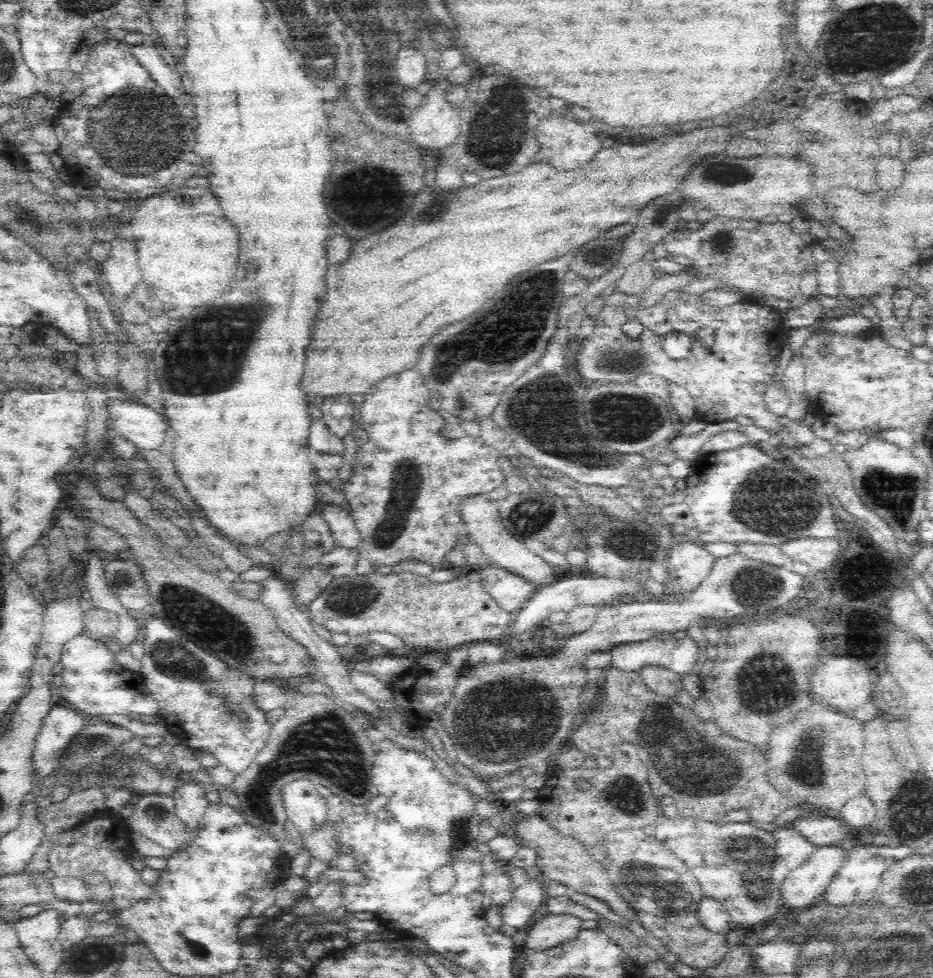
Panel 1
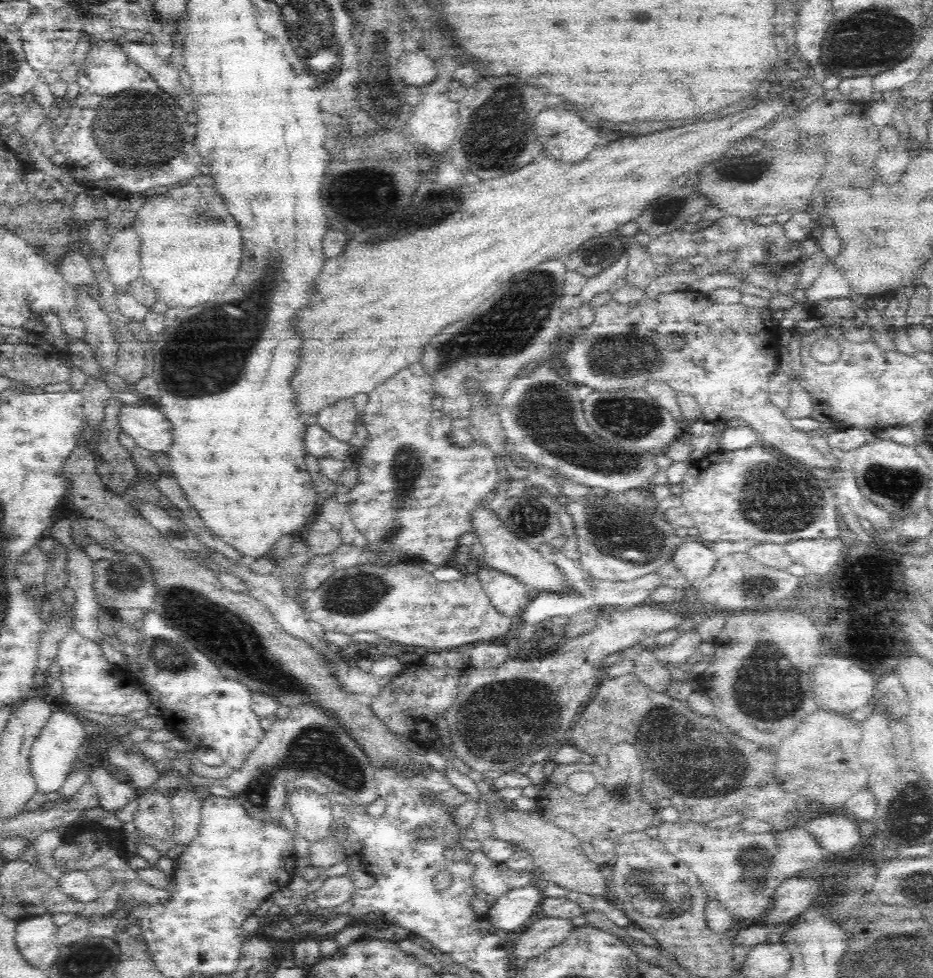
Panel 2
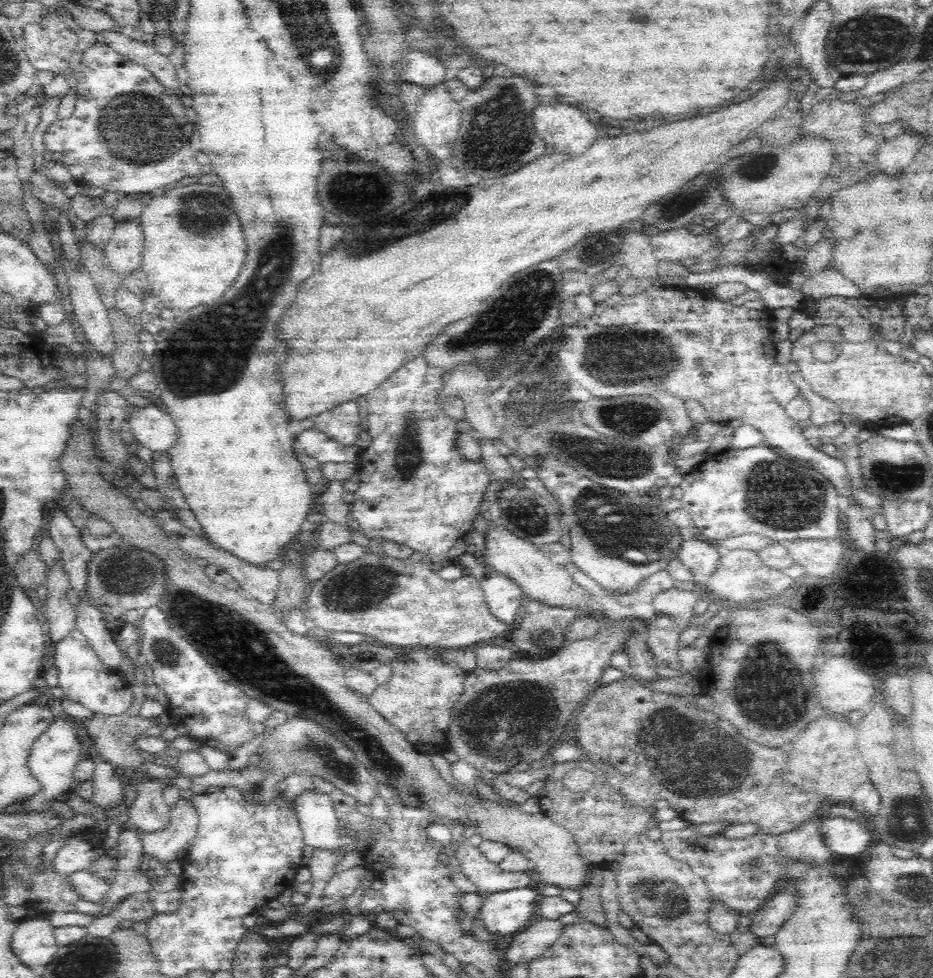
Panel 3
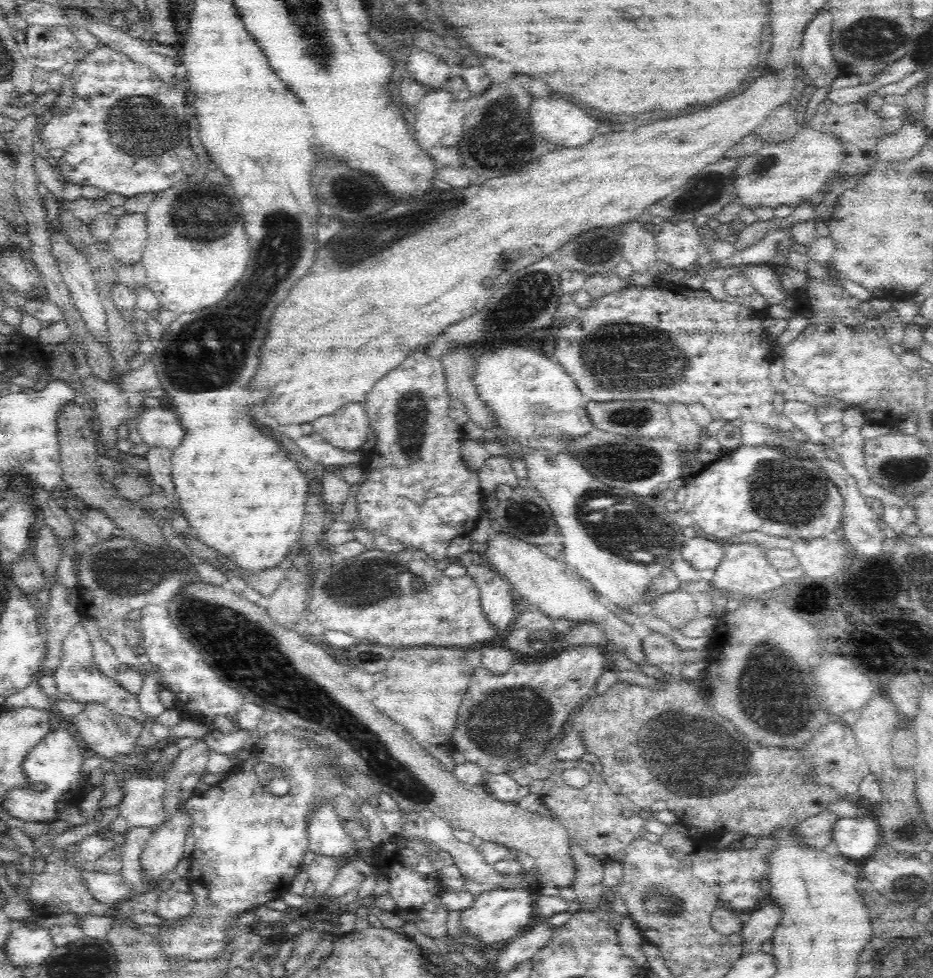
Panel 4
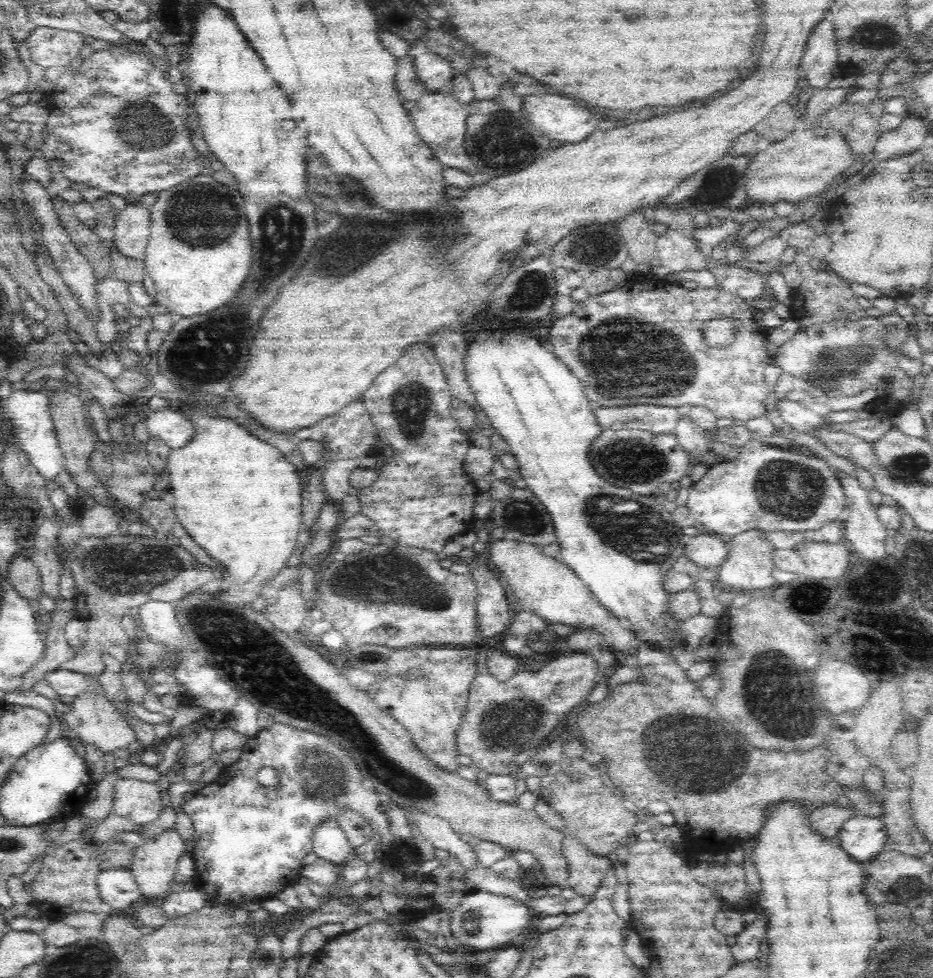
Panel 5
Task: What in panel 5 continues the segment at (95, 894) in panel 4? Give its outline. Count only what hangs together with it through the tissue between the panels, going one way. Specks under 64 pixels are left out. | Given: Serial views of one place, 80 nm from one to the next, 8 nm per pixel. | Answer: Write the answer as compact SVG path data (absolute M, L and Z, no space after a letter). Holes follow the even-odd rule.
M125 867L96 874L96 889L101 900L121 915L132 902L142 899L138 883Z

